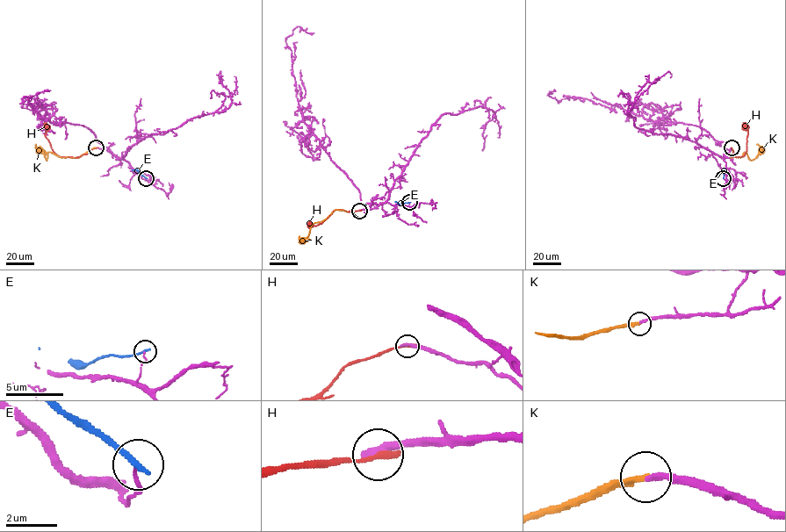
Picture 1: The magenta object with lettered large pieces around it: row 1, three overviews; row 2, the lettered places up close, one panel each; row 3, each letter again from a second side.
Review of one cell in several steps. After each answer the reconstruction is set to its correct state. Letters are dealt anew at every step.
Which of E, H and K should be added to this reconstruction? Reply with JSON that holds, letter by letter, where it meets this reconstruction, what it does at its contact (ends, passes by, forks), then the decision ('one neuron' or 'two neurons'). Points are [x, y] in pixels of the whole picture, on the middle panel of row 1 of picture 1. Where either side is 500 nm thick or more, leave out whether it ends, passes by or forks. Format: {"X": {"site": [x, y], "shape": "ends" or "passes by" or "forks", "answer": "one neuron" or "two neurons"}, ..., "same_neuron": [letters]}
{"E": {"site": [409, 202], "shape": "ends", "answer": "two neurons"}, "H": {"site": [360, 210], "shape": "ends", "answer": "two neurons"}, "K": {"site": [359, 211], "shape": "ends", "answer": "one neuron"}, "same_neuron": ["K"]}

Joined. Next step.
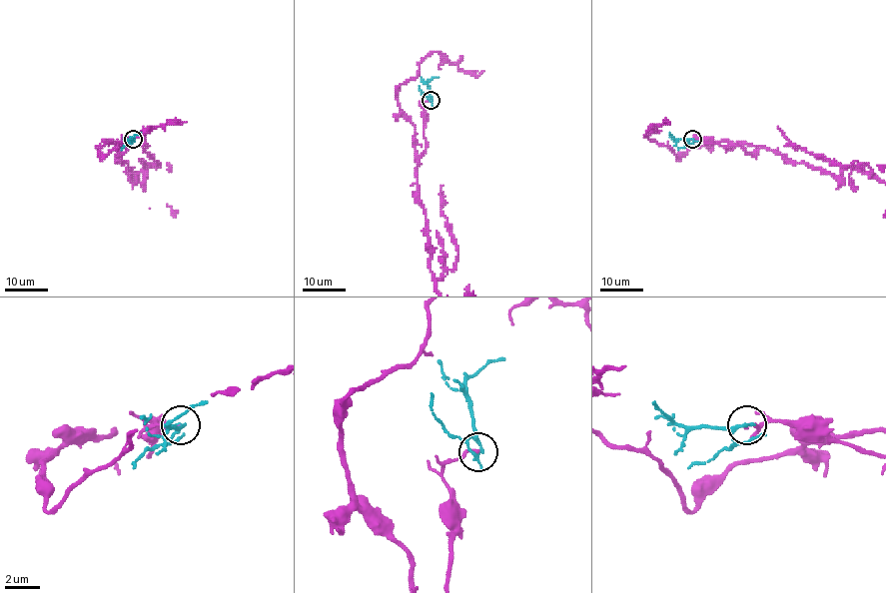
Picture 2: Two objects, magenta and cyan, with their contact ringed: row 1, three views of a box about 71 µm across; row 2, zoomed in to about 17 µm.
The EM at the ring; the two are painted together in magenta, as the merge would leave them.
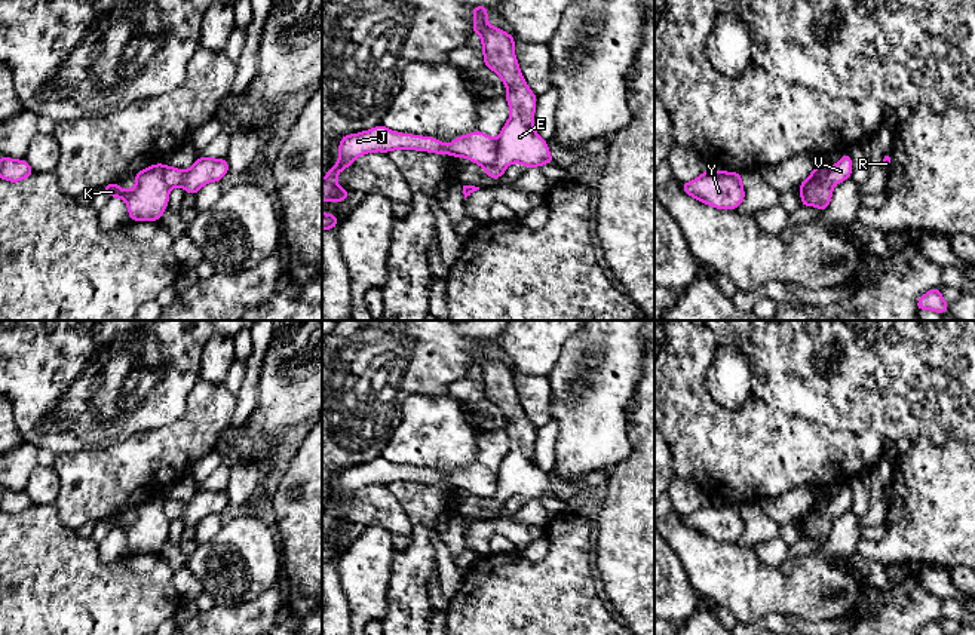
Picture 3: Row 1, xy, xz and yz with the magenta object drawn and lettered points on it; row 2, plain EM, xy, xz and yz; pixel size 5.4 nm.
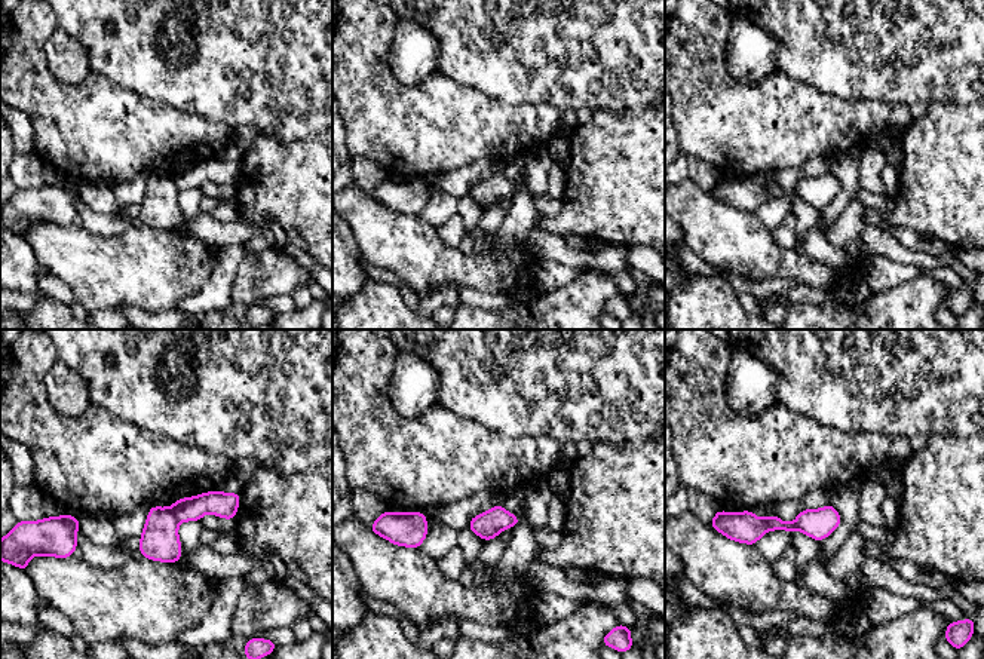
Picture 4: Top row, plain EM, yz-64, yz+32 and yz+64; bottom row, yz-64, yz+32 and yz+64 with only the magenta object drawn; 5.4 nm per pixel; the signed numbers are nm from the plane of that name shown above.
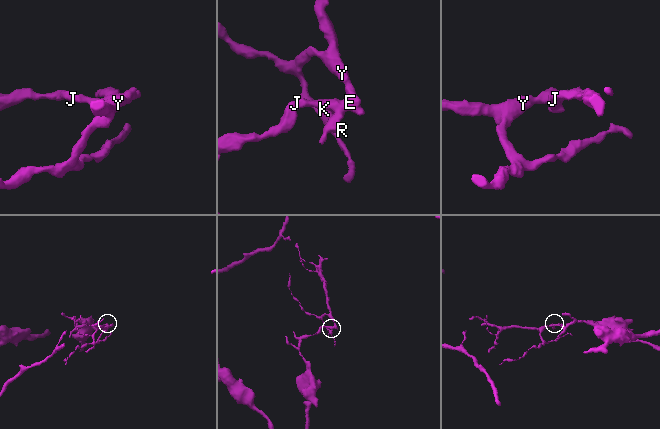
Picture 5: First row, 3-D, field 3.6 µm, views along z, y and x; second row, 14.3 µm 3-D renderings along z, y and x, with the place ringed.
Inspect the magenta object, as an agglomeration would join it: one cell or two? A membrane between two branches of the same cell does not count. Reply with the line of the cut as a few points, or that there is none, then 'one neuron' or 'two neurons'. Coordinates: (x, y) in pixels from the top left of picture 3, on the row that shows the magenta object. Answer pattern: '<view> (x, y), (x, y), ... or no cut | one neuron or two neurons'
yz (830, 187), (824, 181), (809, 178), (800, 192) | two neurons

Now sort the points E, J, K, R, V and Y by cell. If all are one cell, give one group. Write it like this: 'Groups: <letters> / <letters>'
Groups: E R V Y / J K

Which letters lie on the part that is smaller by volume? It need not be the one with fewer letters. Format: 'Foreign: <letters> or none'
Foreign: E, R, V, Y

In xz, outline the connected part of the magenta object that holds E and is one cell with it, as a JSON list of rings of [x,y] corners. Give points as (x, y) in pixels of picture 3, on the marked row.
[[[472,6],[472,9],[472,31],[481,36],[485,67],[503,80],[508,88],[505,98],[511,107],[511,117],[497,139],[497,160],[484,166],[487,177],[502,178],[509,163],[522,163],[527,168],[554,163],[548,142],[534,131],[537,96],[521,74],[513,50],[515,39],[499,27],[488,25],[488,6]]]

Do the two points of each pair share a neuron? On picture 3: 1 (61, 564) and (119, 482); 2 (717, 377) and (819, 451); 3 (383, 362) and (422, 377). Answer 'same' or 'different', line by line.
1: different
2: different
3: same

